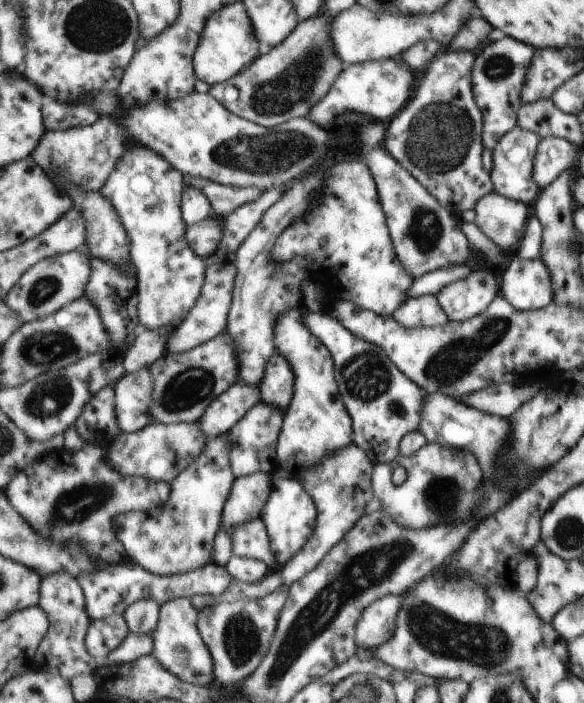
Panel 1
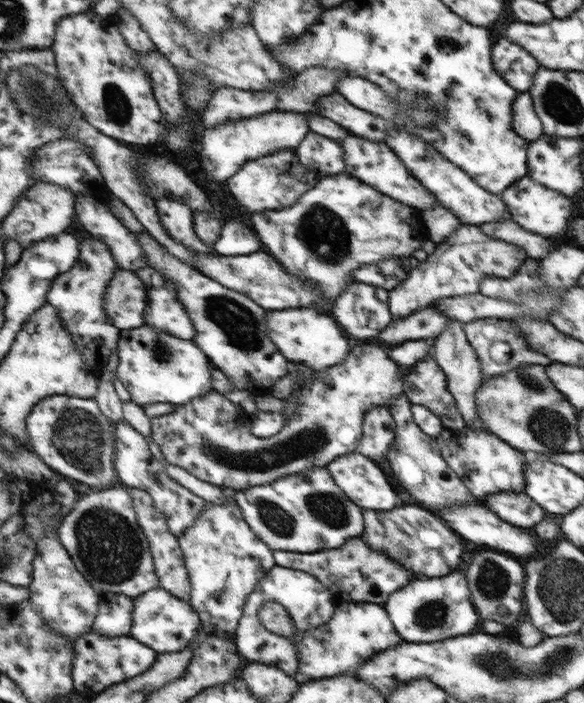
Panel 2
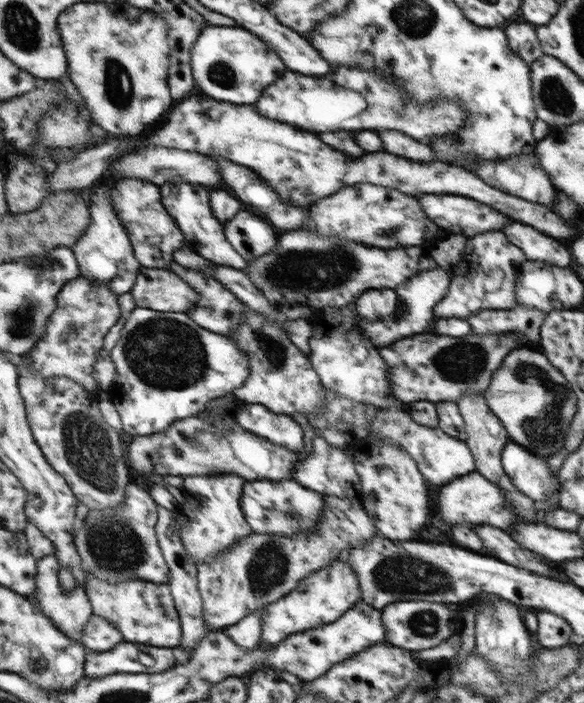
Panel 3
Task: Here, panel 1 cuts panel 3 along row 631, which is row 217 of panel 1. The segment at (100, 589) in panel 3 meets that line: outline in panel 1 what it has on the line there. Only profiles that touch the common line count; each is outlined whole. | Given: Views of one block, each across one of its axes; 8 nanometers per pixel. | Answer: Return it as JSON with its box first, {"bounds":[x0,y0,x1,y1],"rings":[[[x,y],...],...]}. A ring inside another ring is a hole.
{"bounds":[100,144,206,336],"rings":[[[139,144],[130,145],[121,164],[117,164],[108,182],[100,190],[103,196],[117,208],[131,238],[132,263],[137,266],[137,276],[140,277],[141,327],[149,331],[169,328],[169,336],[181,324],[181,320],[187,318],[188,311],[195,306],[206,273],[203,258],[197,256],[188,245],[187,226],[180,215],[181,190],[183,190],[183,180],[177,169],[173,170],[169,161],[152,148]]]}

